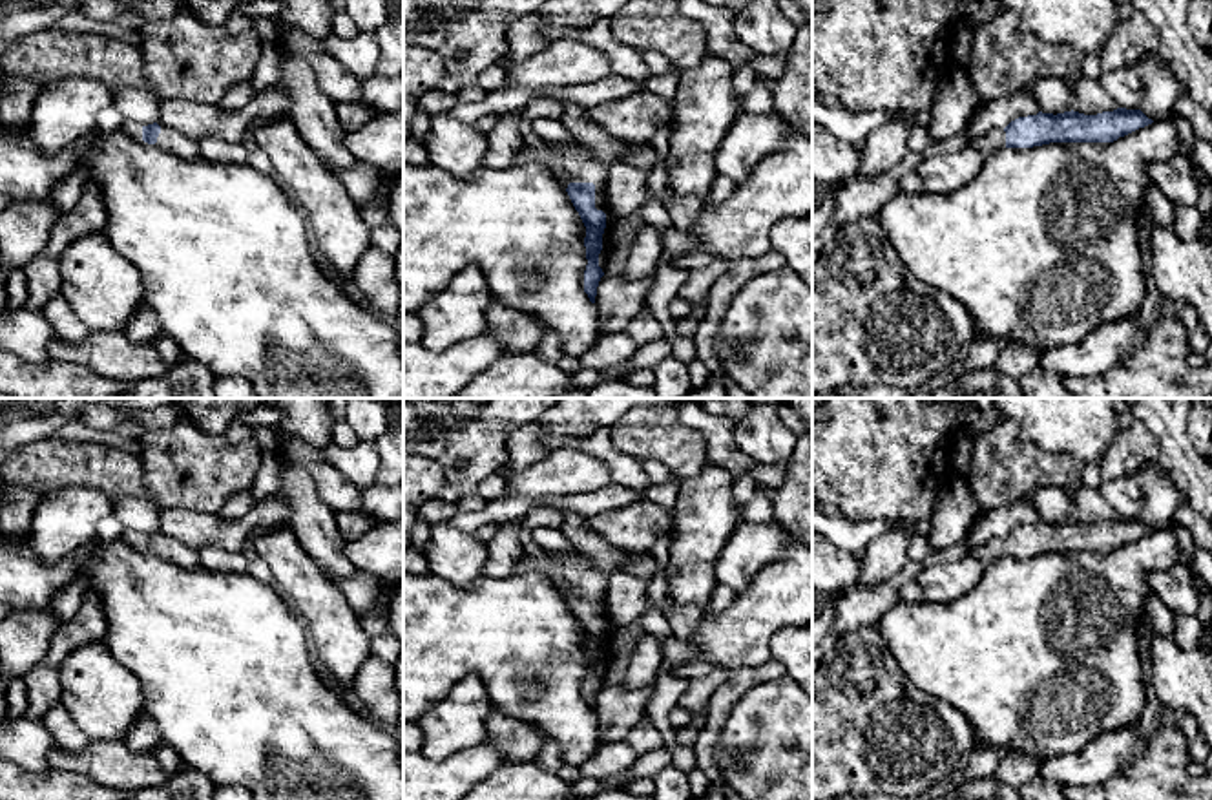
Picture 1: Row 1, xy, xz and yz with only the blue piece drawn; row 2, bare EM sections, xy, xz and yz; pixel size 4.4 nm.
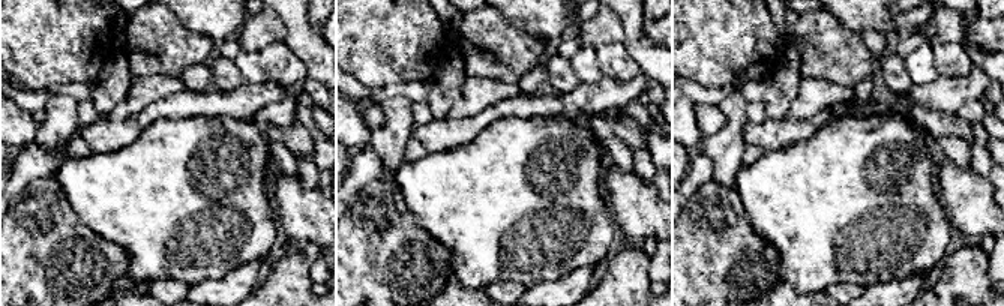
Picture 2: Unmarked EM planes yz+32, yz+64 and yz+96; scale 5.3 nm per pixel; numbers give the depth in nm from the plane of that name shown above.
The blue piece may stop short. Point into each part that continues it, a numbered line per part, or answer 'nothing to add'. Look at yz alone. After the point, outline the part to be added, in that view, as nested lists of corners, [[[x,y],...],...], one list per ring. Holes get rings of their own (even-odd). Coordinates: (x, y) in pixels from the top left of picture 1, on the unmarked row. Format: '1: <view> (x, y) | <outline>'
1: yz (940, 583) | [[[993,539],[960,561],[925,566],[914,581],[925,603],[951,603],[973,590],[984,572],[1002,557],[1006,557],[1006,541]]]

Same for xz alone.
1: xz (579, 574) | [[[555,550],[549,559],[533,559],[524,553],[515,574],[553,572],[555,568],[564,574],[562,581],[575,592],[595,594],[595,617],[601,619],[606,605],[608,575],[597,570],[590,559],[577,550]]]

